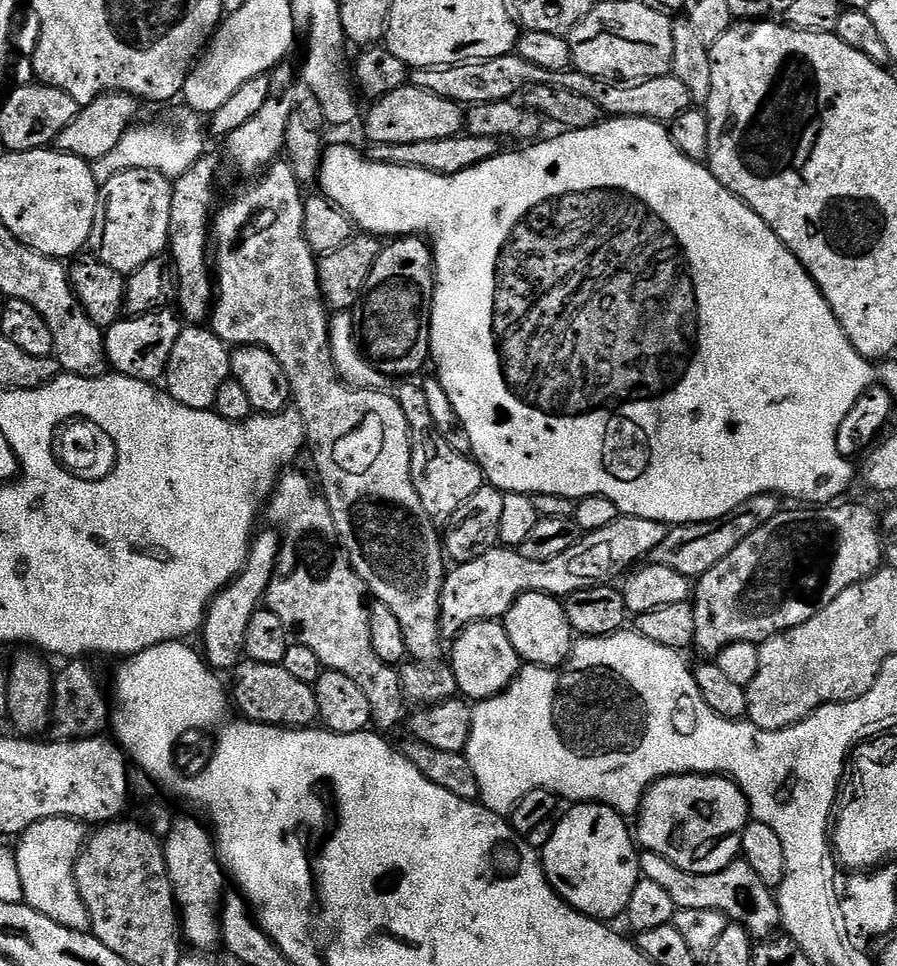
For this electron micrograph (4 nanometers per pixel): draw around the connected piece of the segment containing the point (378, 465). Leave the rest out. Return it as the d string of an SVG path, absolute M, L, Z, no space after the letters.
M273 162L268 165L263 174L257 175L255 179L245 184L248 185L229 204L221 203L219 205L214 216L214 303L210 317L211 330L229 346L257 344L259 348L270 350L270 354L274 354L274 358L278 358L282 370L286 370L286 378L290 378L295 411L299 412L300 417L304 419L306 448L307 451L312 451L312 460L316 463L317 474L320 475L320 480L318 479L319 487L322 489L324 499L328 501L330 514L334 514L334 526L338 526L340 541L350 558L352 568L362 578L365 589L373 597L376 595L375 599L379 603L390 606L390 610L398 617L398 622L402 626L402 635L406 638L408 656L413 661L422 664L439 661L441 659L440 640L442 641L440 595L442 594L442 586L446 575L446 567L444 568L446 557L441 533L438 531L437 525L433 524L431 518L426 514L426 510L422 506L422 498L418 498L418 490L414 490L412 471L410 470L412 436L408 432L406 414L402 414L402 406L396 400L395 395L374 388L353 388L345 384L336 371L336 363L332 353L332 339L328 329L330 309L324 303L324 295L320 289L318 256L317 253L312 251L310 242L306 242L306 234L304 233L304 201L306 196L305 193L300 193L302 185L297 180L292 167L287 162Z

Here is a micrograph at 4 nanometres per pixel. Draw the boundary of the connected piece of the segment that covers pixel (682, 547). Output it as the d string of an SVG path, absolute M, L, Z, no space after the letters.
M775 492L758 494L754 498L746 498L742 506L730 510L717 520L703 520L693 524L677 524L669 527L666 538L652 552L650 560L652 564L661 564L678 574L689 578L699 578L706 574L706 570L714 570L730 550L734 550L741 542L746 542L758 526L766 526L770 518L774 518L782 511L781 497Z

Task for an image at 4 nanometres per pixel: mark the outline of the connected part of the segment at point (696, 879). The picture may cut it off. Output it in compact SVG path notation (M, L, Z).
M640 852L640 874L643 879L654 882L666 889L666 894L674 898L677 908L694 910L718 910L728 916L733 924L741 924L753 938L768 938L781 927L780 901L777 893L750 870L743 858L733 860L730 866L714 874L694 874L684 872L674 862L662 858L662 854Z

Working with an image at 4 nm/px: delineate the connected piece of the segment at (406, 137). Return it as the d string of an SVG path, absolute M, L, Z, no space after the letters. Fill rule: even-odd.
M405 86L379 97L372 109L367 109L362 125L373 145L402 142L434 142L434 138L459 136L466 128L466 112L455 100L447 100L433 92L415 86Z

